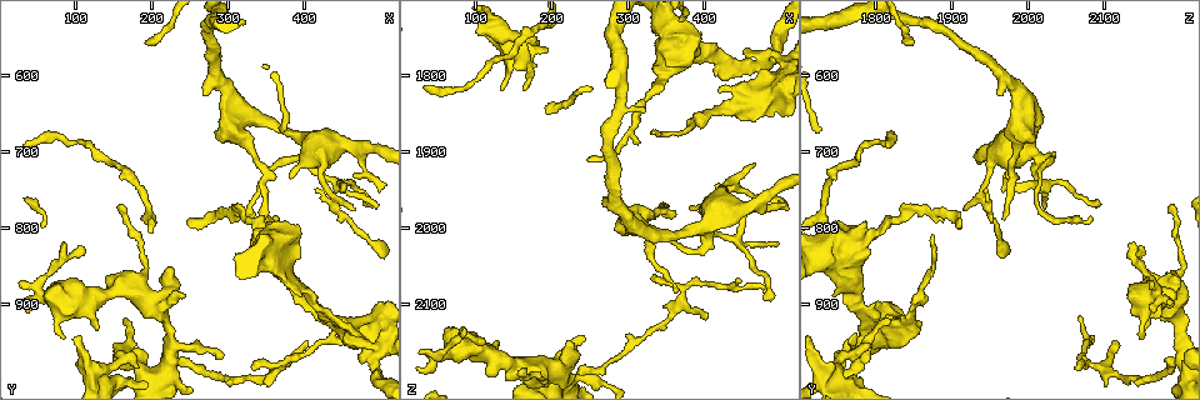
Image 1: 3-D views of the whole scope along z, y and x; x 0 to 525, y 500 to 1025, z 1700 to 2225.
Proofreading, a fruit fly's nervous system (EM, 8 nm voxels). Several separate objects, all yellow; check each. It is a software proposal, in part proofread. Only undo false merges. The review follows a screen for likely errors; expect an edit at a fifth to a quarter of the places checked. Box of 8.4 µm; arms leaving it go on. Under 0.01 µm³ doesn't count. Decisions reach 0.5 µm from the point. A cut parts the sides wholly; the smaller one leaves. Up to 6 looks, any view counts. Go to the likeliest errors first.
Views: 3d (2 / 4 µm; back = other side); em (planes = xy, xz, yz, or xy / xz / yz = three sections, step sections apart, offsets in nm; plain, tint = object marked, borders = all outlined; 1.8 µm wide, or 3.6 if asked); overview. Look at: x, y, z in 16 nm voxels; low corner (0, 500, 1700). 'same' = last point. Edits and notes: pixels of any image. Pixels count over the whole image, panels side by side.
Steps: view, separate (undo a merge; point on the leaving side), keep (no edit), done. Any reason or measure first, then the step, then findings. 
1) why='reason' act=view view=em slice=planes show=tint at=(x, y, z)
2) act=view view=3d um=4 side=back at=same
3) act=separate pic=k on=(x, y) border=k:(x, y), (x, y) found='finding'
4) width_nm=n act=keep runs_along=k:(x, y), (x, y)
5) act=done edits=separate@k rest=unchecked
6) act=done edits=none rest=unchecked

why='arms run side by side' act=view view=em slice=xy step=8 show=tint at=(415, 895, 1780)

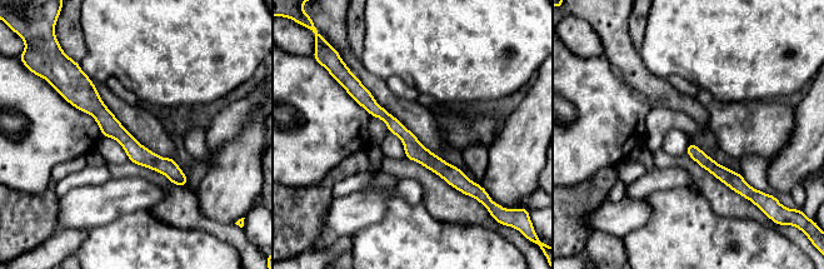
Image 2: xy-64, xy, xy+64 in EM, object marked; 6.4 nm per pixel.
act=view view=em slice=planes show=borders at=same

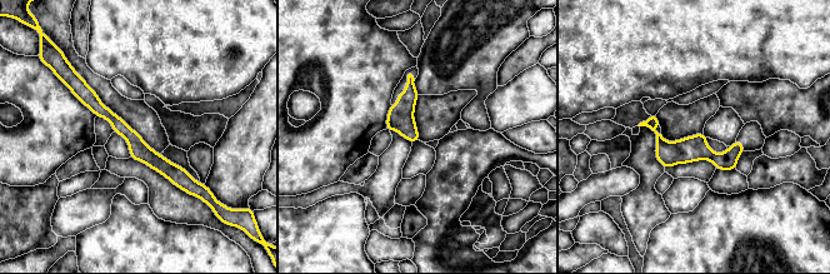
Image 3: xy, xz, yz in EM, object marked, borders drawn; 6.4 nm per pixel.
width_nm=130 act=keep runs_along=3:(80, 86), (154, 160), (194, 183) found='one cell here'

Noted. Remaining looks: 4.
why='four-way junction' act=view view=3d um=4 at=(235, 975, 2195)

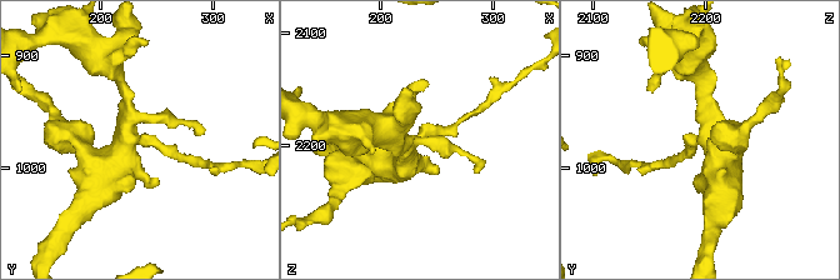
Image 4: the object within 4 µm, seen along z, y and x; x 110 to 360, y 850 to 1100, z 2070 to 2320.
arms=4 act=view view=em um=3.6 slice=planes show=tint at=(232, 976, 2194)

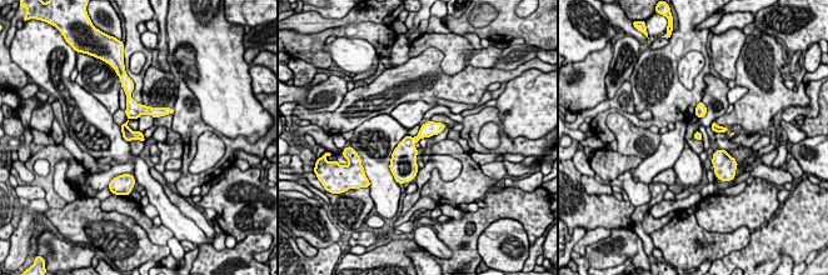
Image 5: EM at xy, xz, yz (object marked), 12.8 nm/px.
act=keep found='one cell here'

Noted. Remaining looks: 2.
act=view view=em slice=yz step=4 show=tint at=(50, 890, 2170)

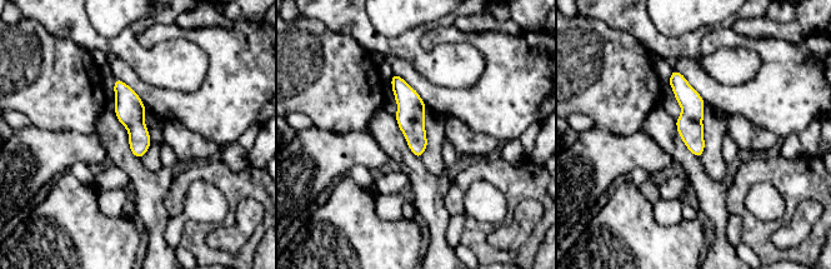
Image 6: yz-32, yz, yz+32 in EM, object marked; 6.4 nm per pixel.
why='cut it another way' act=view view=em slice=planes show=tint at=same

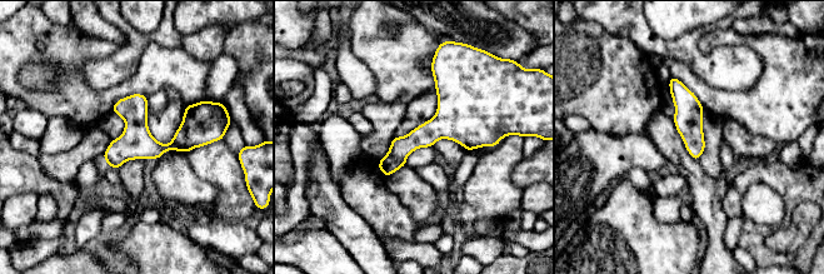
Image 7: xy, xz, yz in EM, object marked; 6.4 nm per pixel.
width_nm=160 act=keep runs_along=7:(209, 134), (106, 155) found='all the same cell'

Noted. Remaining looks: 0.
act=done edits=none rest=unchecked

